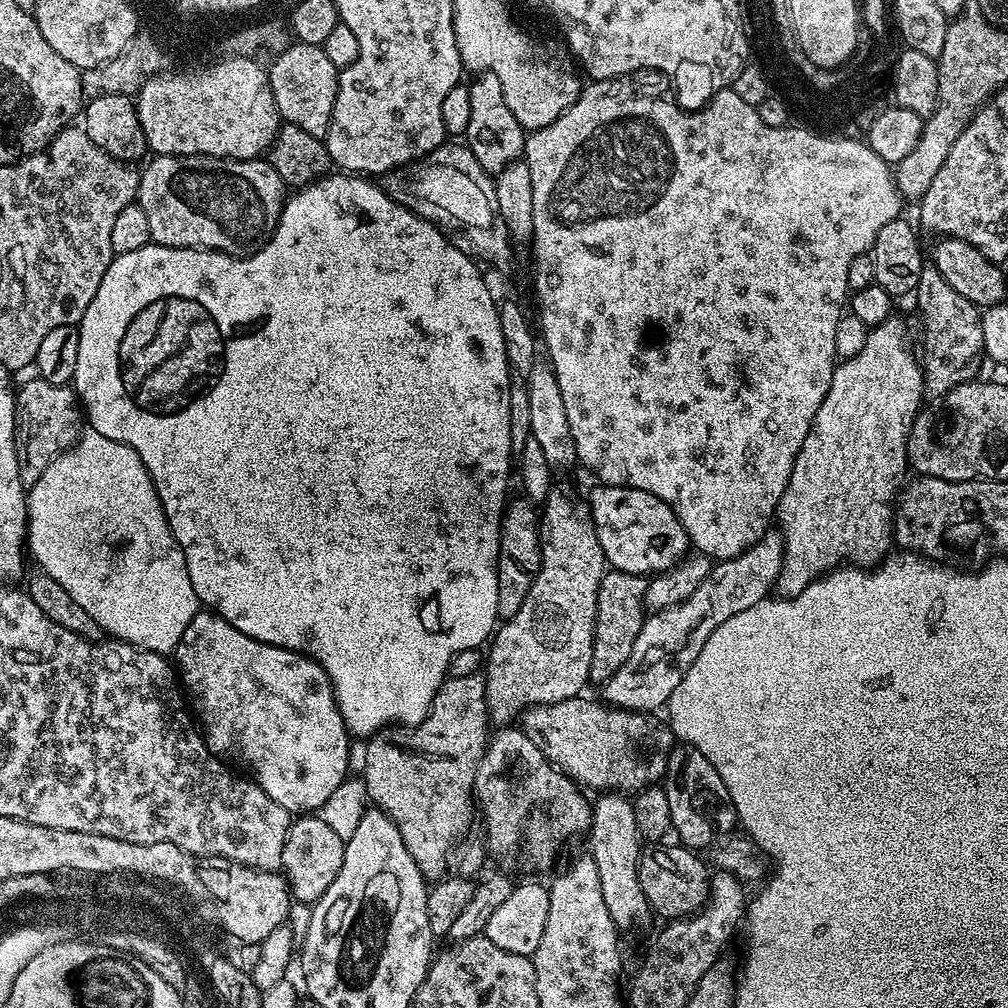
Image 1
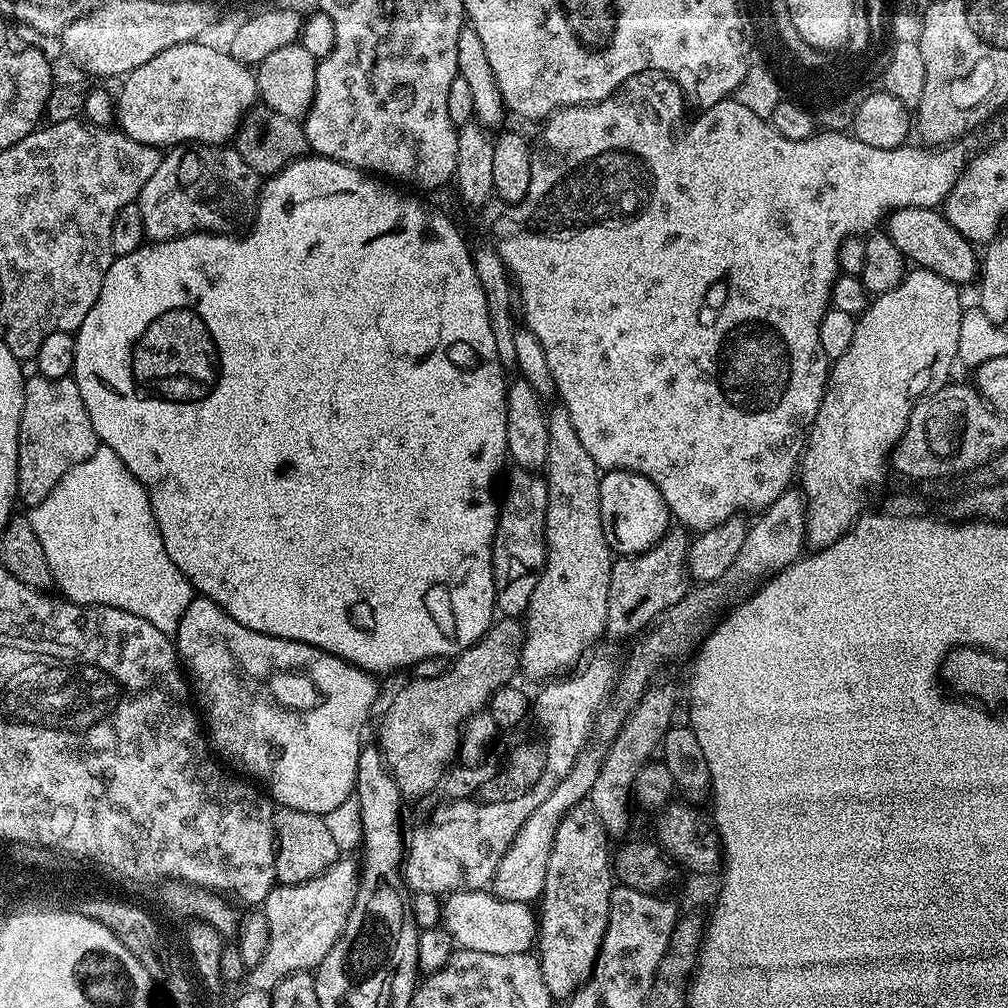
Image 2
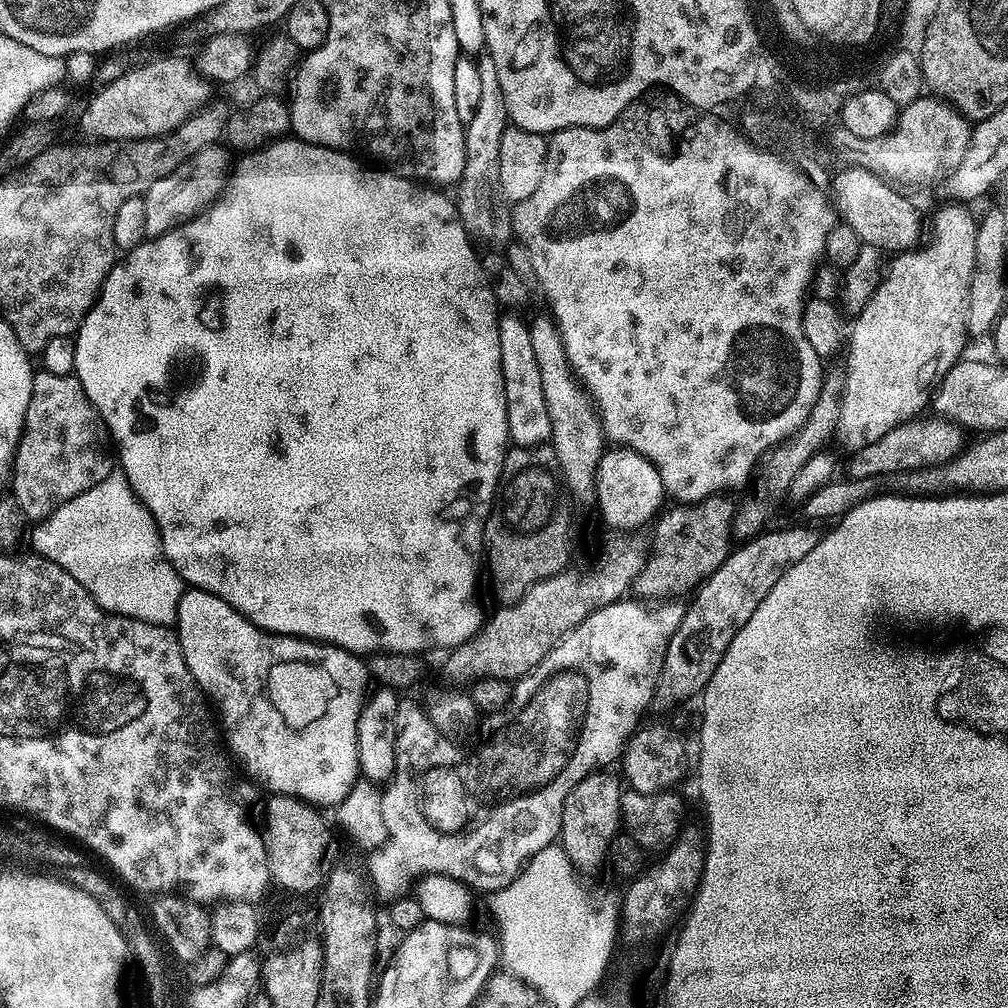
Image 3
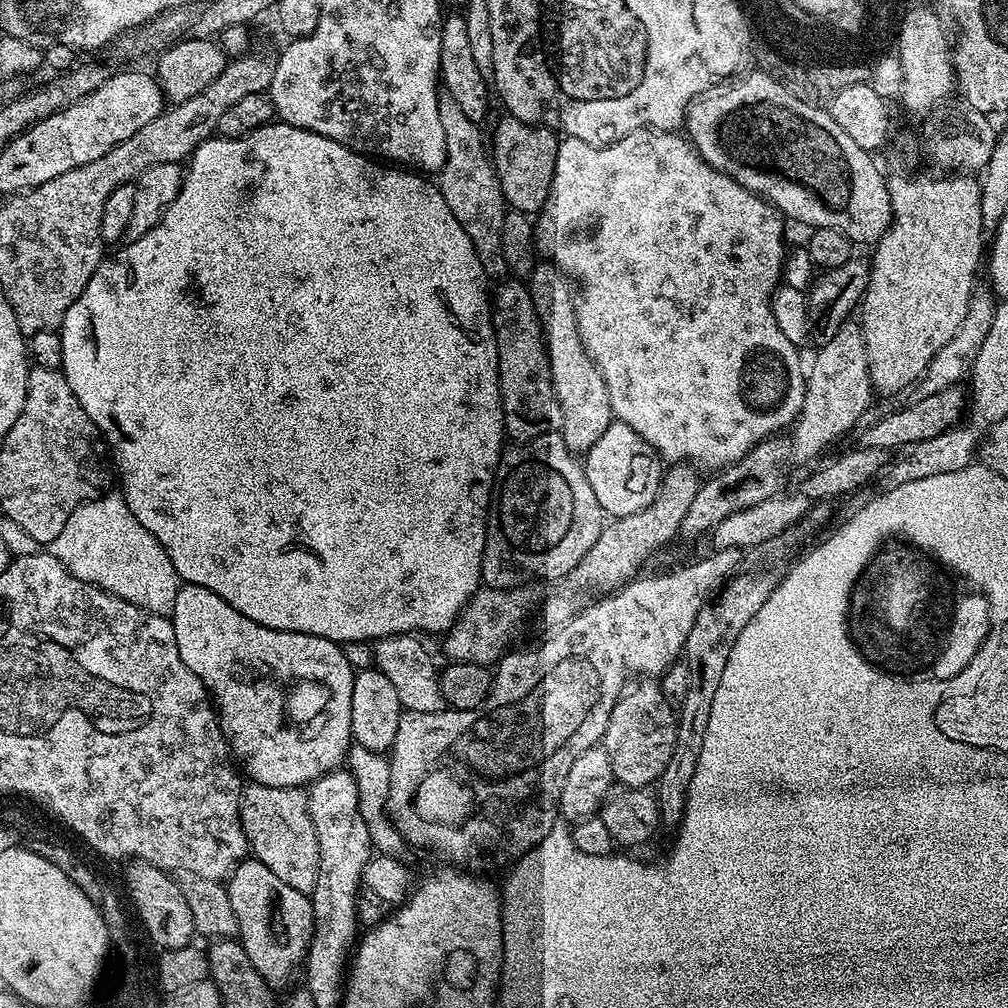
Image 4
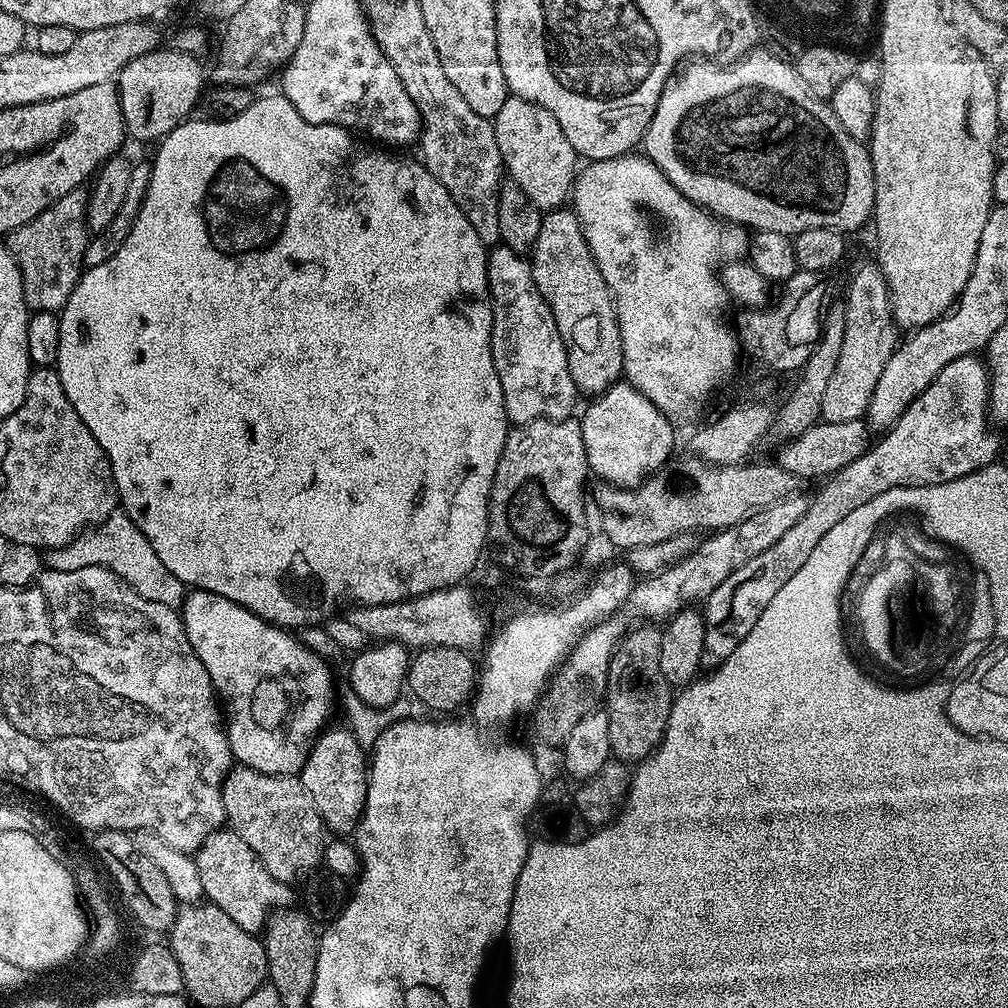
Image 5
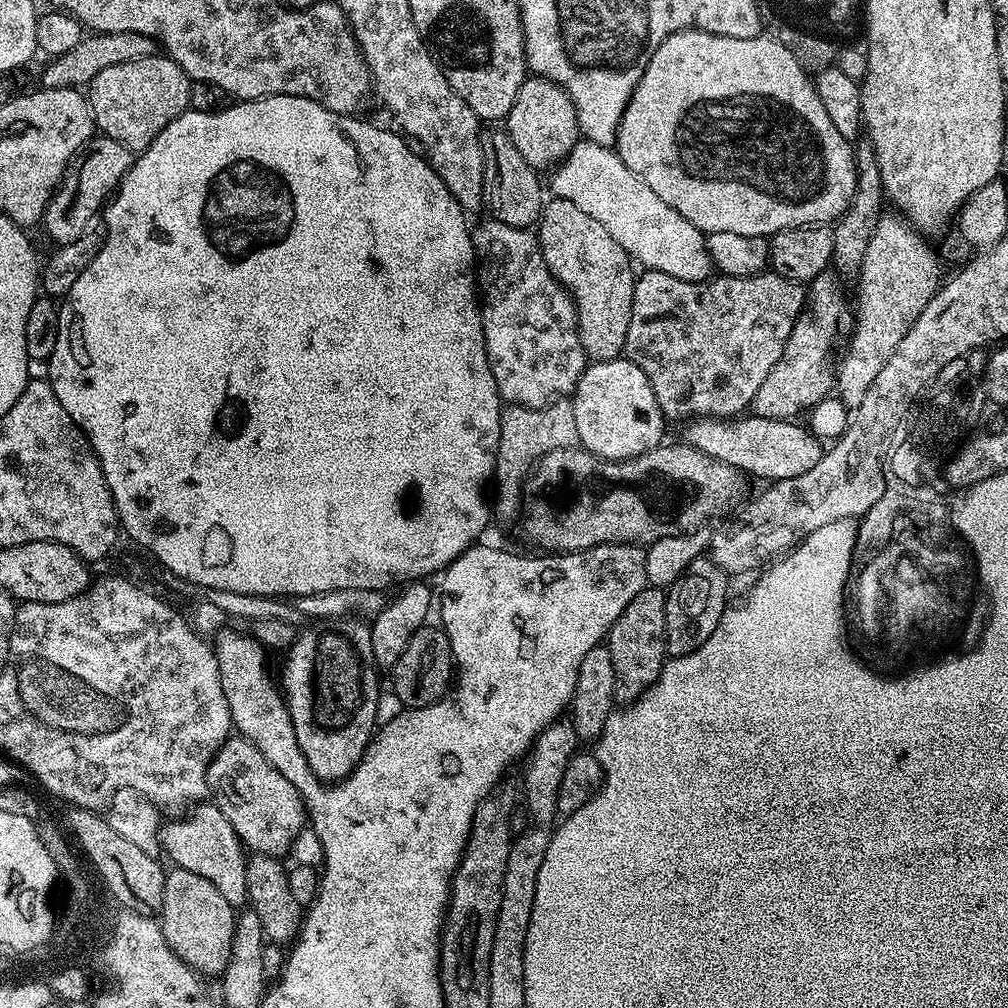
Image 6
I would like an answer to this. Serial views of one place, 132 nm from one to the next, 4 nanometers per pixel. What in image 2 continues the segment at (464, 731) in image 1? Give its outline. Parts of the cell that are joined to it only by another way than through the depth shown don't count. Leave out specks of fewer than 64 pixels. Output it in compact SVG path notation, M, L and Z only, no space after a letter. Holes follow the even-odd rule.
M497 619L492 627L485 632L483 638L474 642L449 663L447 670L438 674L438 678L415 678L393 698L380 720L380 740L378 747L401 797L424 796L427 792L435 793L441 780L448 775L457 763L460 751L462 726L476 713L485 711L492 699L492 693L505 687L512 675L517 675L520 667L520 645L524 642L525 631L519 623L512 620Z

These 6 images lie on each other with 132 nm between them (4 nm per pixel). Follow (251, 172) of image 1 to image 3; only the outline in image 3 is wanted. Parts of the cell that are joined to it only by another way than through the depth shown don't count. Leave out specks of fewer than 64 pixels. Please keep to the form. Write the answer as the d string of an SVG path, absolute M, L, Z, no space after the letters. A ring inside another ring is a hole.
M223 143L208 144L198 154L186 158L178 170L166 174L166 178L158 178L154 186L144 193L146 206L146 237L161 236L187 220L193 220L204 209L216 203L228 186L230 175L229 149Z

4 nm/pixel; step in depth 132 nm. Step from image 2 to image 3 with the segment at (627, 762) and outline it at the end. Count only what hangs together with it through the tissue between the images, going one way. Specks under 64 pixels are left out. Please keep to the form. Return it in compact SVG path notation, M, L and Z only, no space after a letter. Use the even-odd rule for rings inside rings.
M776 528L770 531L764 530L733 547L726 562L722 562L722 566L718 566L718 570L714 570L714 574L695 589L692 605L689 603L685 607L682 622L666 646L660 681L656 683L657 701L680 706L695 692L696 695L703 693L734 634L740 631L750 614L758 610L762 598L774 590L774 582L778 582L790 566L802 562L802 558L814 550L818 539L818 532L812 528Z

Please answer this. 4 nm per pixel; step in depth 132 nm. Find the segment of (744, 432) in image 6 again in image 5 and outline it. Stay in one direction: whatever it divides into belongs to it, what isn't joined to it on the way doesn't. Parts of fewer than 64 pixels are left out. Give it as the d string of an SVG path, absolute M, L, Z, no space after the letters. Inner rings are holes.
M863 419L850 422L817 422L792 440L783 441L779 445L780 453L774 456L774 460L782 470L794 474L802 482L816 480L819 476L831 478L846 466L850 466L854 458L868 451L868 436L870 437L870 429Z

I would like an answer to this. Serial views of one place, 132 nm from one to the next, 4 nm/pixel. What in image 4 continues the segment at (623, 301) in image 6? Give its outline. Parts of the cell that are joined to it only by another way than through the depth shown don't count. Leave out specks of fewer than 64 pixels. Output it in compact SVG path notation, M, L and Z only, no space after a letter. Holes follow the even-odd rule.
M540 262L531 276L527 277L526 283L534 298L534 310L538 310L538 318L542 322L552 385L562 406L560 432L570 451L574 454L586 454L594 446L594 442L598 442L598 438L606 434L606 430L614 423L614 417L606 378L590 358L590 354L586 354L586 346L582 346L582 334L578 334L578 296L574 291L573 281L555 264Z

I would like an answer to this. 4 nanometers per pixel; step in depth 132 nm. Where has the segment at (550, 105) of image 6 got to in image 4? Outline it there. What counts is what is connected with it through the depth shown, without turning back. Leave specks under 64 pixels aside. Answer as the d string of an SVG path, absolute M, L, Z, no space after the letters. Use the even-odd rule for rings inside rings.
M505 115L496 124L496 133L490 136L492 163L500 179L500 189L507 207L517 212L539 213L550 194L550 182L554 178L554 162L558 158L560 140L551 128L527 124L518 118Z

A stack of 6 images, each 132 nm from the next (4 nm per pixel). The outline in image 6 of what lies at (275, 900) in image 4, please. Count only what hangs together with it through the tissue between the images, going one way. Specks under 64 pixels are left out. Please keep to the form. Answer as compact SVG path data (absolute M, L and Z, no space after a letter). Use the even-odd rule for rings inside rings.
M201 802L187 814L163 825L160 829L160 846L163 855L169 856L175 867L182 870L191 870L194 874L202 874L202 878L210 878L214 886L234 906L243 905L248 899L246 886L246 866L248 856L243 844L240 843L234 826L218 810L218 806L211 802Z

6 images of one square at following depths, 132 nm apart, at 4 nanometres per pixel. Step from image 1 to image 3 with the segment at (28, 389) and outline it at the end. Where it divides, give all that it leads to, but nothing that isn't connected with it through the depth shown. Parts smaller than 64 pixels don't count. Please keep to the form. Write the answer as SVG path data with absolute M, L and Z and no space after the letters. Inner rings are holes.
M37 371L32 378L24 429L12 460L10 496L17 500L29 521L45 520L55 508L114 471L108 448L110 452L108 429L90 398L86 398L82 382L75 375Z

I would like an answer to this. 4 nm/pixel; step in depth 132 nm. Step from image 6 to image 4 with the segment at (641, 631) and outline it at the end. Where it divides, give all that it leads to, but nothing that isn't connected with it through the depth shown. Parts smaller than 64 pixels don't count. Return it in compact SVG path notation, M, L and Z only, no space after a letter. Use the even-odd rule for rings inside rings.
M644 678L635 686L629 687L614 706L602 741L606 754L610 754L615 783L631 788L655 785L662 770L666 770L666 762L670 762L674 754L677 723L677 709L666 702L665 695L655 679Z

